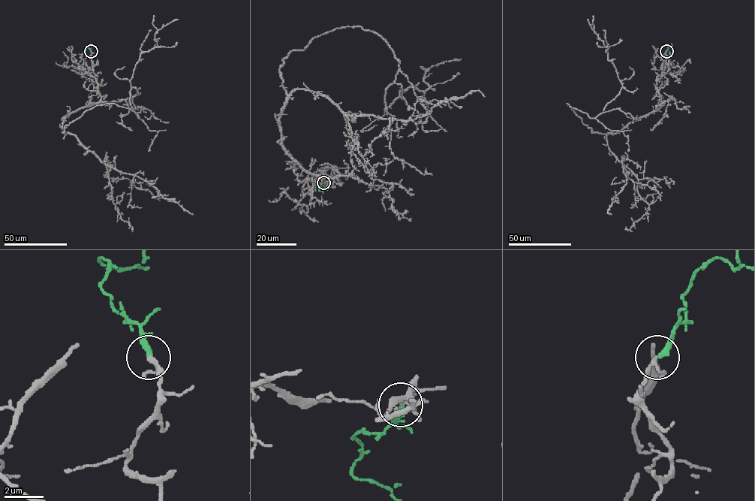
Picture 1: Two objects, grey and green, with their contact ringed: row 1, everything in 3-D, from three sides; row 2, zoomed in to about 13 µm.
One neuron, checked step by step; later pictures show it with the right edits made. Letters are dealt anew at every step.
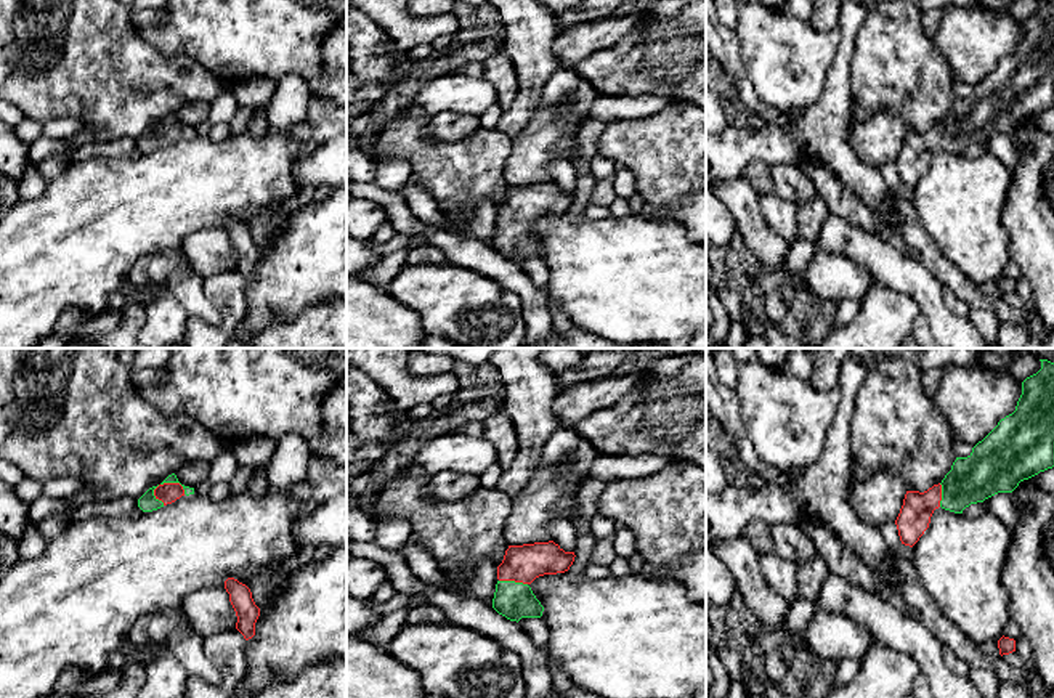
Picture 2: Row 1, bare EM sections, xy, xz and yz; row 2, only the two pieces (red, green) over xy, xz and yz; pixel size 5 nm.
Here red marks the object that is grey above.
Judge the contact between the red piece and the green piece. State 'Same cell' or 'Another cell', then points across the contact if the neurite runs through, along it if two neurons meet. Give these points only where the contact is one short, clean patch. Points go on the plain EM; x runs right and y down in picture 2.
Same cell. Path across: xy (167, 133), (170, 124), (172, 119)

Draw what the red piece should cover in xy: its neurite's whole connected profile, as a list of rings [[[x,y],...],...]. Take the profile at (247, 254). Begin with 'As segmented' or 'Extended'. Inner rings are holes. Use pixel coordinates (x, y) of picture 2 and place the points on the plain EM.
As segmented. [[[234,218],[225,221],[225,229],[229,234],[229,242],[237,257],[236,270],[245,281],[252,279],[255,276],[260,249],[255,246],[250,229]]]

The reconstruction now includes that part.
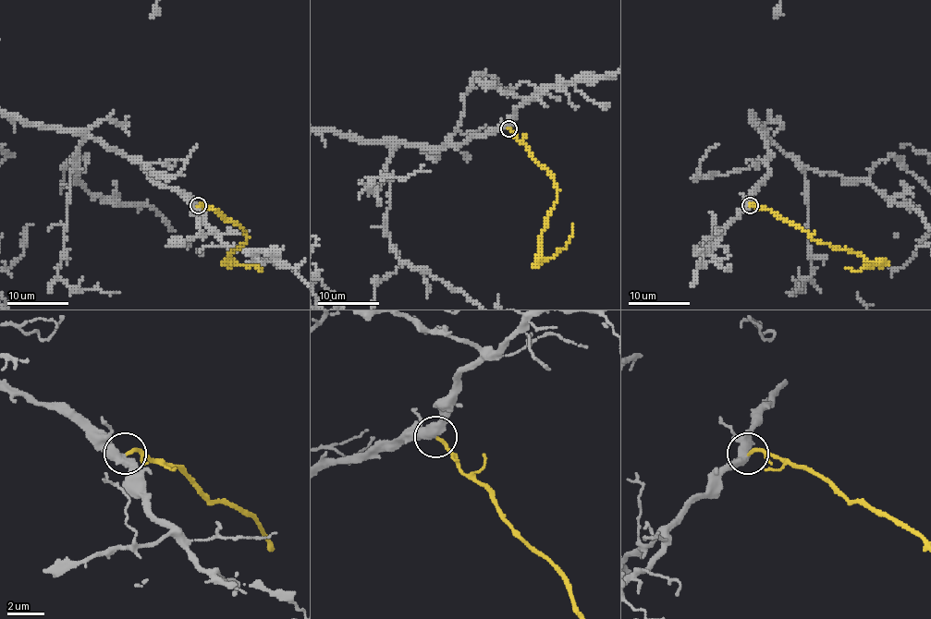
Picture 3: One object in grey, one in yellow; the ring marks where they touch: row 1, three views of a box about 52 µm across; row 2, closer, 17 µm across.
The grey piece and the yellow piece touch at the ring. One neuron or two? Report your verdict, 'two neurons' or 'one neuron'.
one neuron

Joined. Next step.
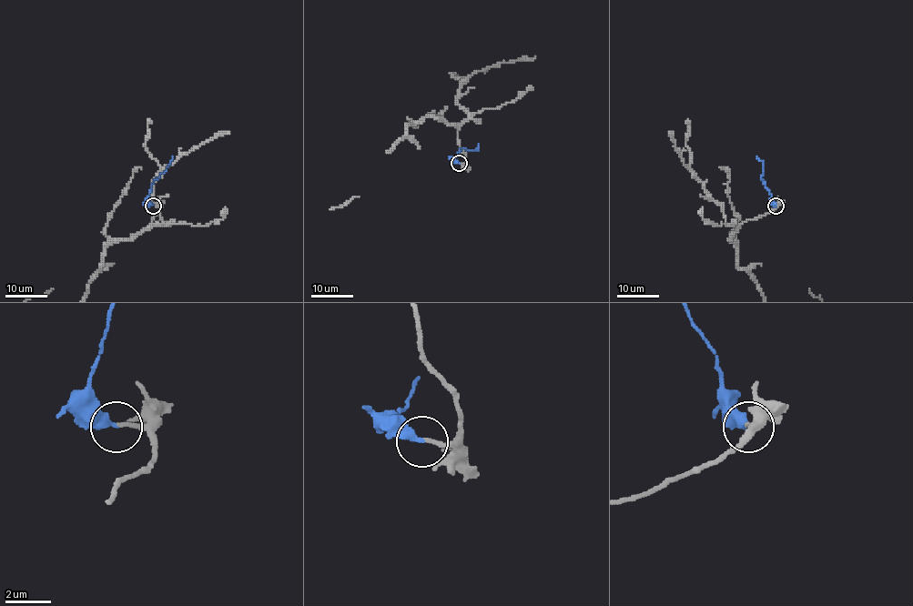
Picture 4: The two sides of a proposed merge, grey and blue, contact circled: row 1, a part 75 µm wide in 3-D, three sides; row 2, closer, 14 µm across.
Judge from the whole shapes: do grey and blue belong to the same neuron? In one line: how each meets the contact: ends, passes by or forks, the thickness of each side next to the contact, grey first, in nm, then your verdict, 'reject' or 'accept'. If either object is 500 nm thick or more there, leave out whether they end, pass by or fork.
grey ends | blue ends | 170/380 nm | accept

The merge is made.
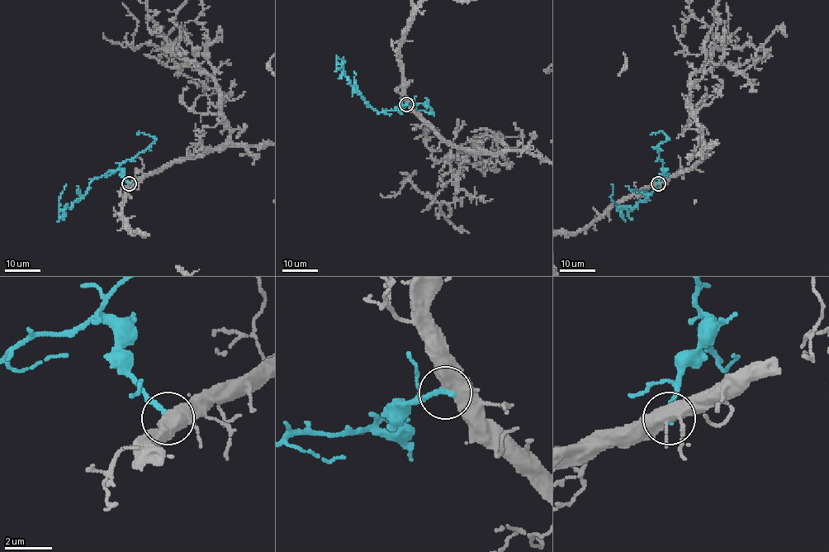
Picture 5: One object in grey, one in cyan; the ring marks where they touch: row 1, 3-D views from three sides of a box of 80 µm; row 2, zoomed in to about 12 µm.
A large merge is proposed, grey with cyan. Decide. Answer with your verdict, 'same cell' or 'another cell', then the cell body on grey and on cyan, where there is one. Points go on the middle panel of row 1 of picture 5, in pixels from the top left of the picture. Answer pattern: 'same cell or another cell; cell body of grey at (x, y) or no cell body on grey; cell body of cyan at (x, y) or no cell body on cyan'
another cell; no cell body on grey; no cell body on cyan

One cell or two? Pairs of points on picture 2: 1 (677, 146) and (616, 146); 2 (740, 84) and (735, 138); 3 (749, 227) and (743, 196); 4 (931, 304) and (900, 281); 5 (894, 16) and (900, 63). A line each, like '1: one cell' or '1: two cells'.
1: one cell
2: two cells
3: one cell
4: one cell
5: one cell

